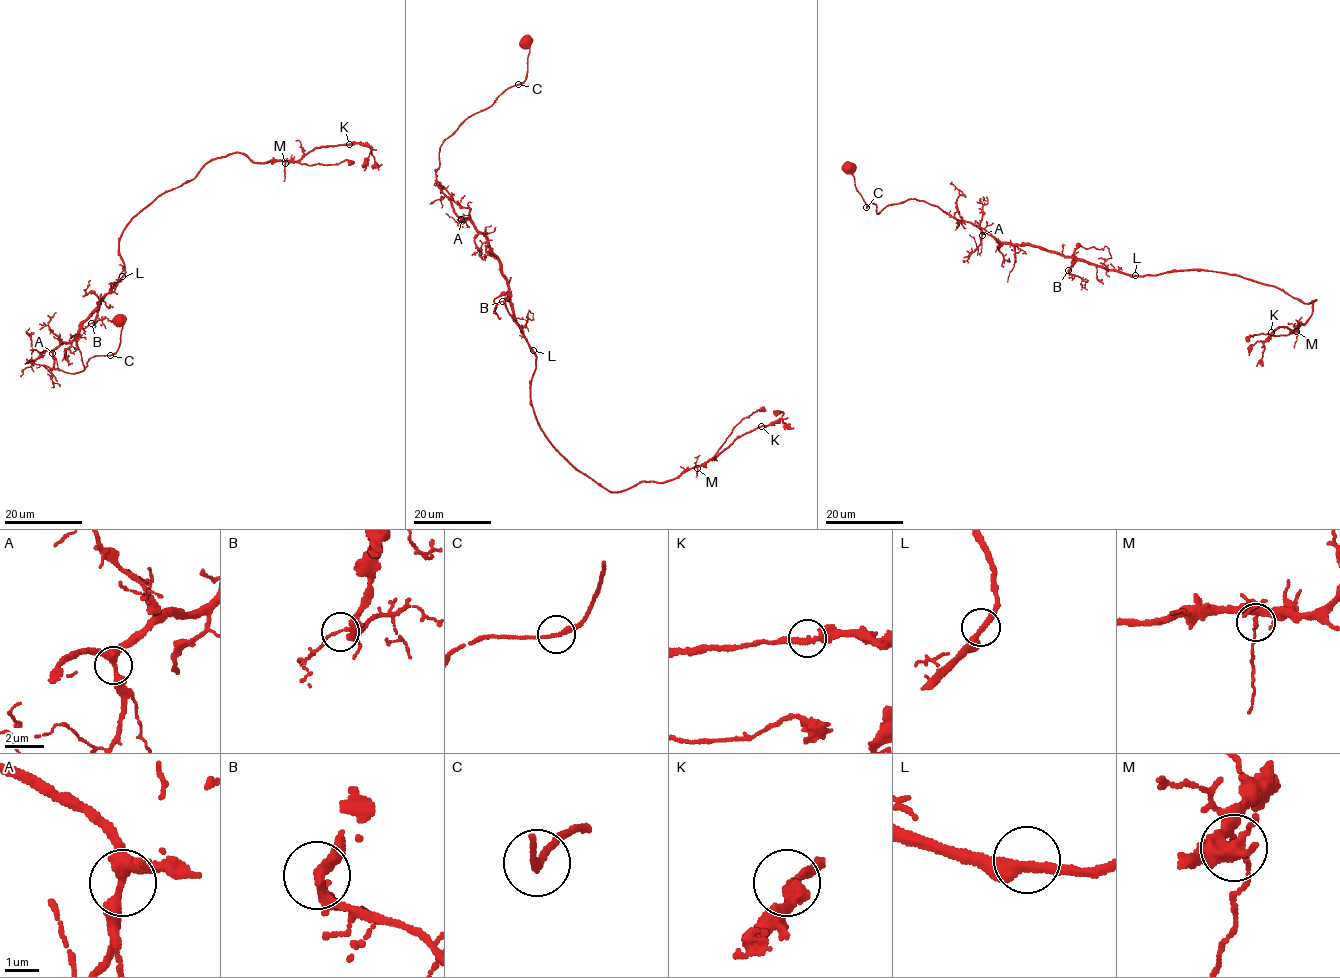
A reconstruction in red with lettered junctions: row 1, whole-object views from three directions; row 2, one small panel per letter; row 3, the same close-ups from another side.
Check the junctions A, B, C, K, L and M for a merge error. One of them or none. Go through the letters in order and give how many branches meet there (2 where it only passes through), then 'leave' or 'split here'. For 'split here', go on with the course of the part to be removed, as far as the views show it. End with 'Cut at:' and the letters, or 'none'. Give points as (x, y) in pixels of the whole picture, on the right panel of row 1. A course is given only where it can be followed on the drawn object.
A: 3 | leave
B: 3 | leave
C: 2 | leave
K: 2 | leave
L: 2 | leave
M: 3 | leave
Cut at: none

